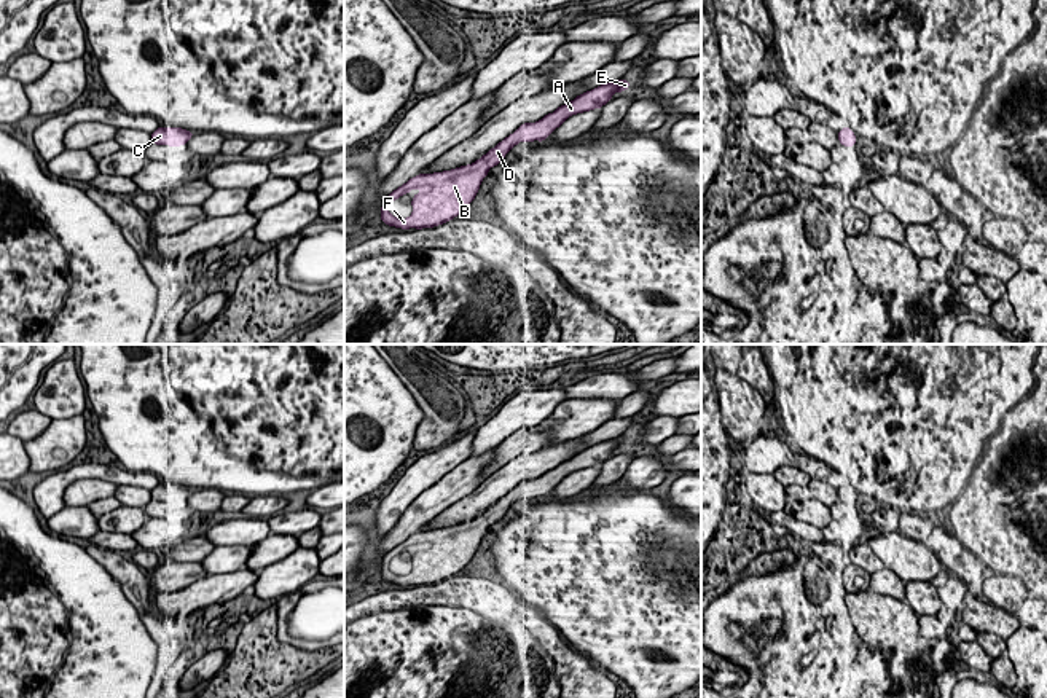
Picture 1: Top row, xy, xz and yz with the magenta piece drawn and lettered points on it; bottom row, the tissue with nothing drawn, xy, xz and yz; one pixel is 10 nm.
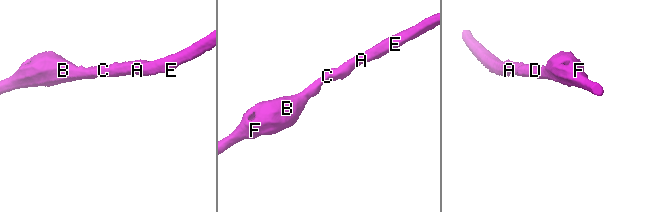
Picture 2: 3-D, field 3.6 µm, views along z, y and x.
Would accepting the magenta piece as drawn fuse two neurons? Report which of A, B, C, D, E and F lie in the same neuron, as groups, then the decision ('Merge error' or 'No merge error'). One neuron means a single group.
Groups: A B C D E F. No merge error

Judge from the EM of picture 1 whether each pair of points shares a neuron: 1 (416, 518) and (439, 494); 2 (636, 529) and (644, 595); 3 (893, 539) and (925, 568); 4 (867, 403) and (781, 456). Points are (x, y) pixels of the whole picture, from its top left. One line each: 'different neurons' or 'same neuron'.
1: same neuron
2: same neuron
3: same neuron
4: different neurons

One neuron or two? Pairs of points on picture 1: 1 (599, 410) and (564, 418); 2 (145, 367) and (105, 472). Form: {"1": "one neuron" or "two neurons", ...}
{"1": "one neuron", "2": "two neurons"}

